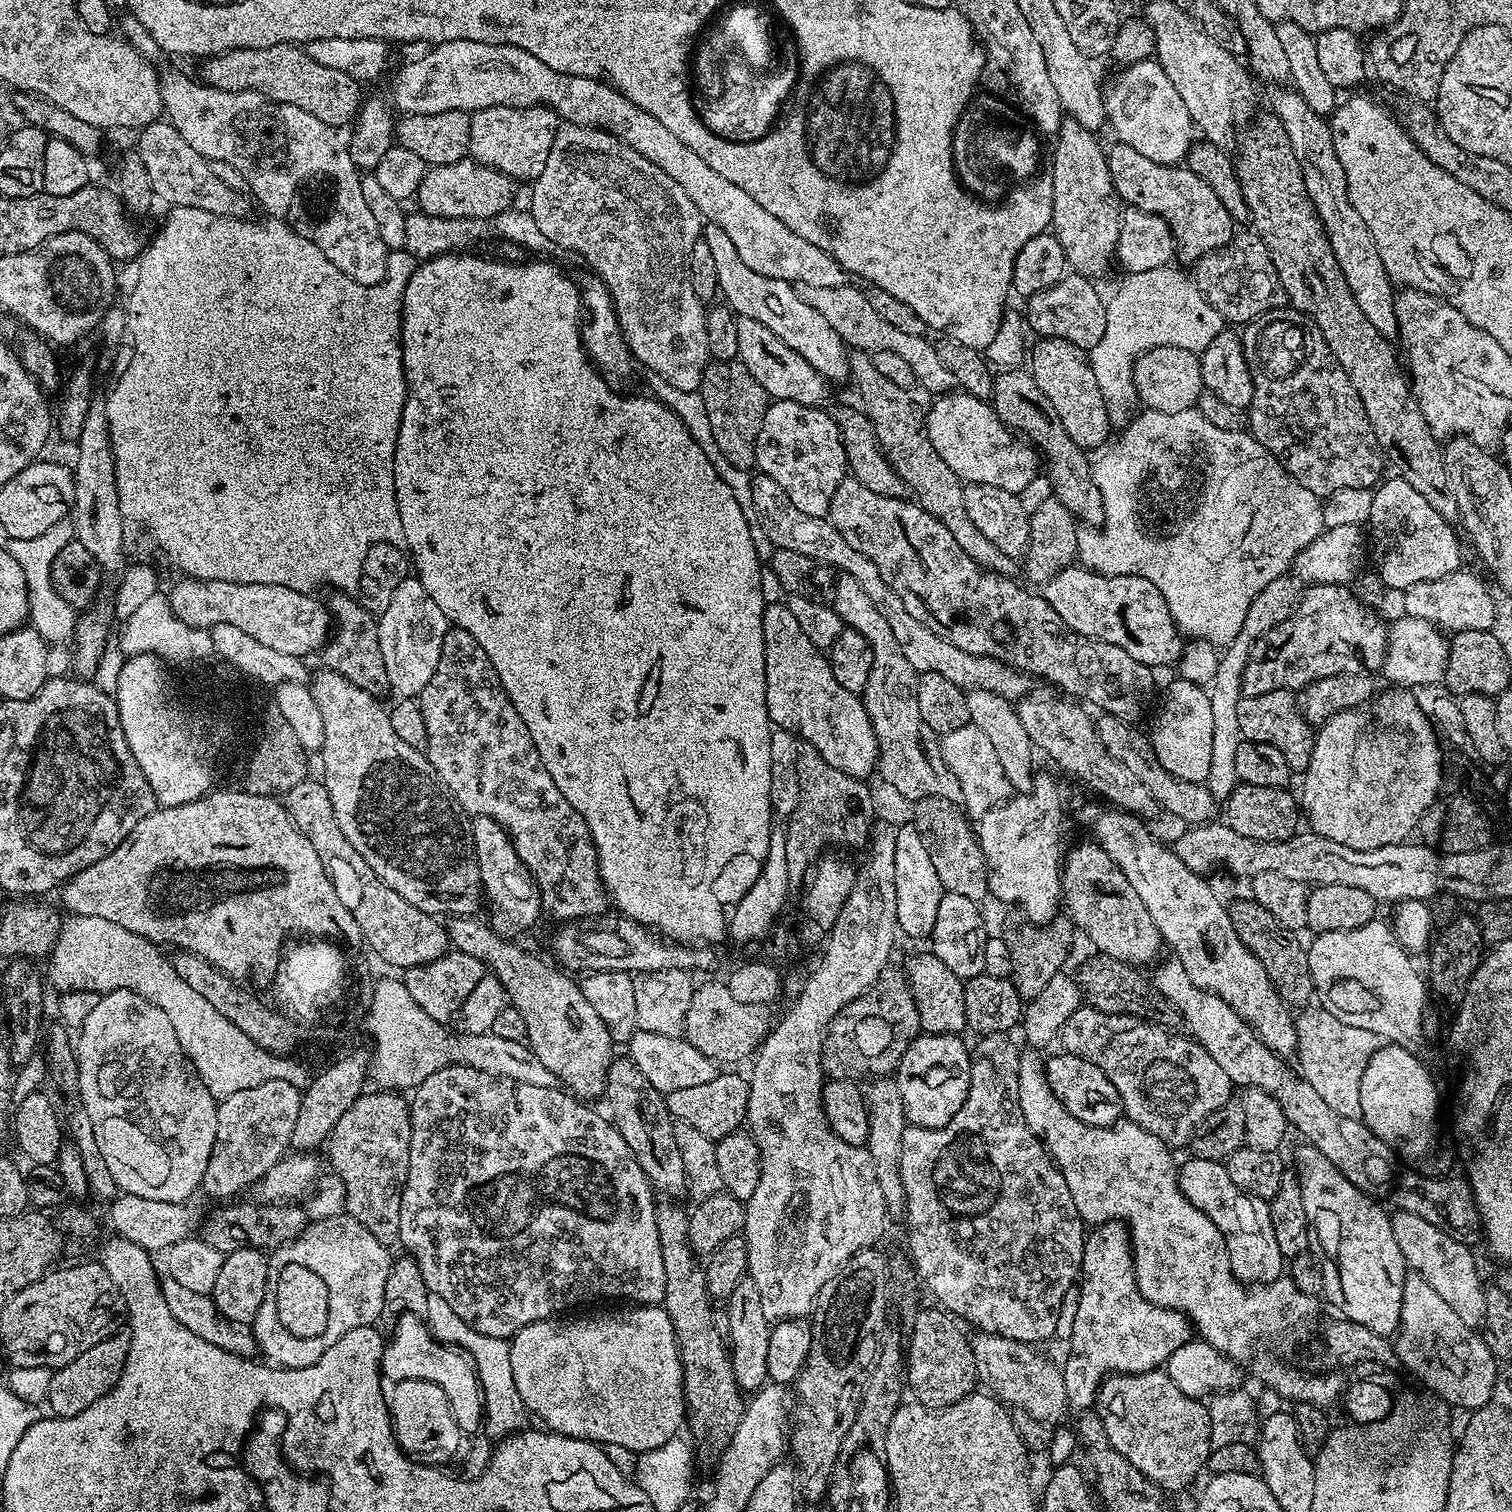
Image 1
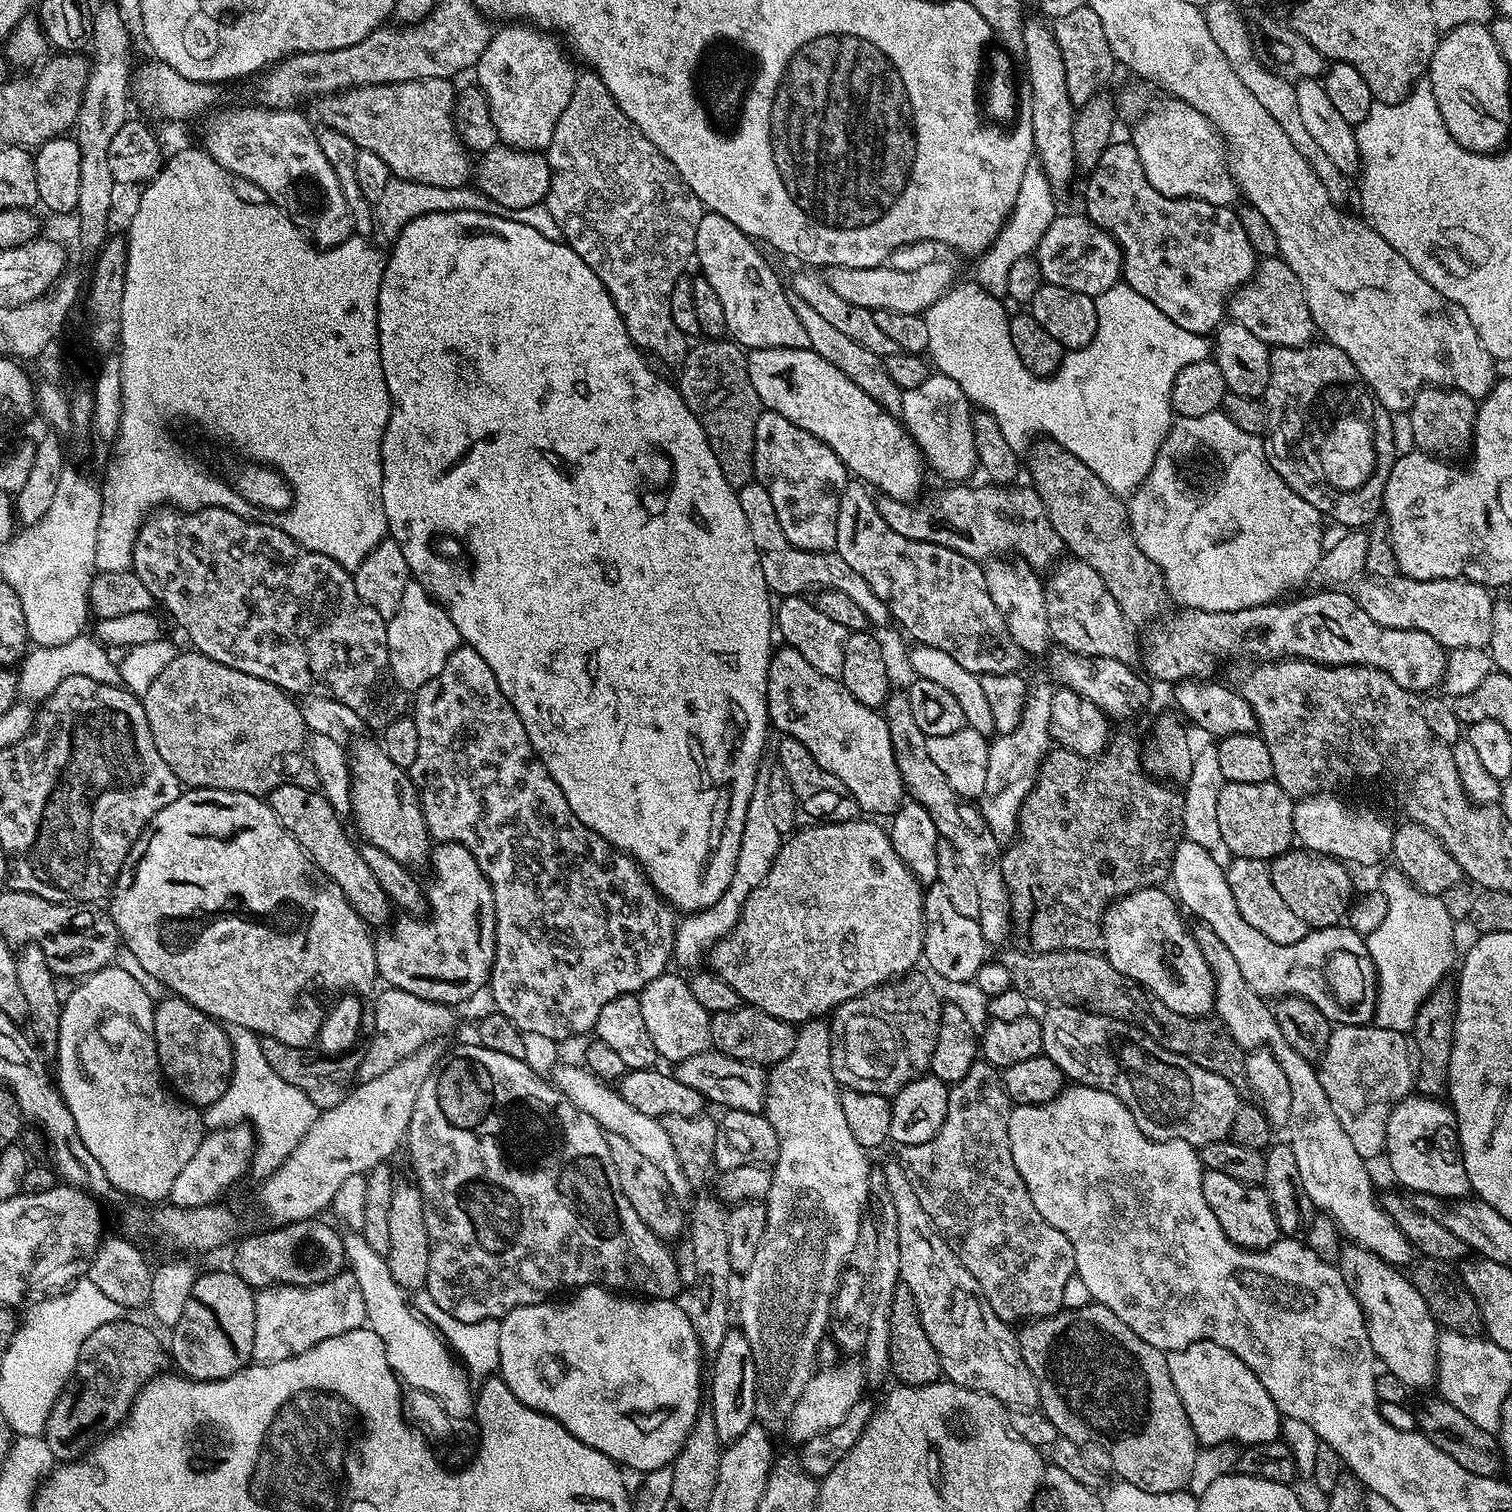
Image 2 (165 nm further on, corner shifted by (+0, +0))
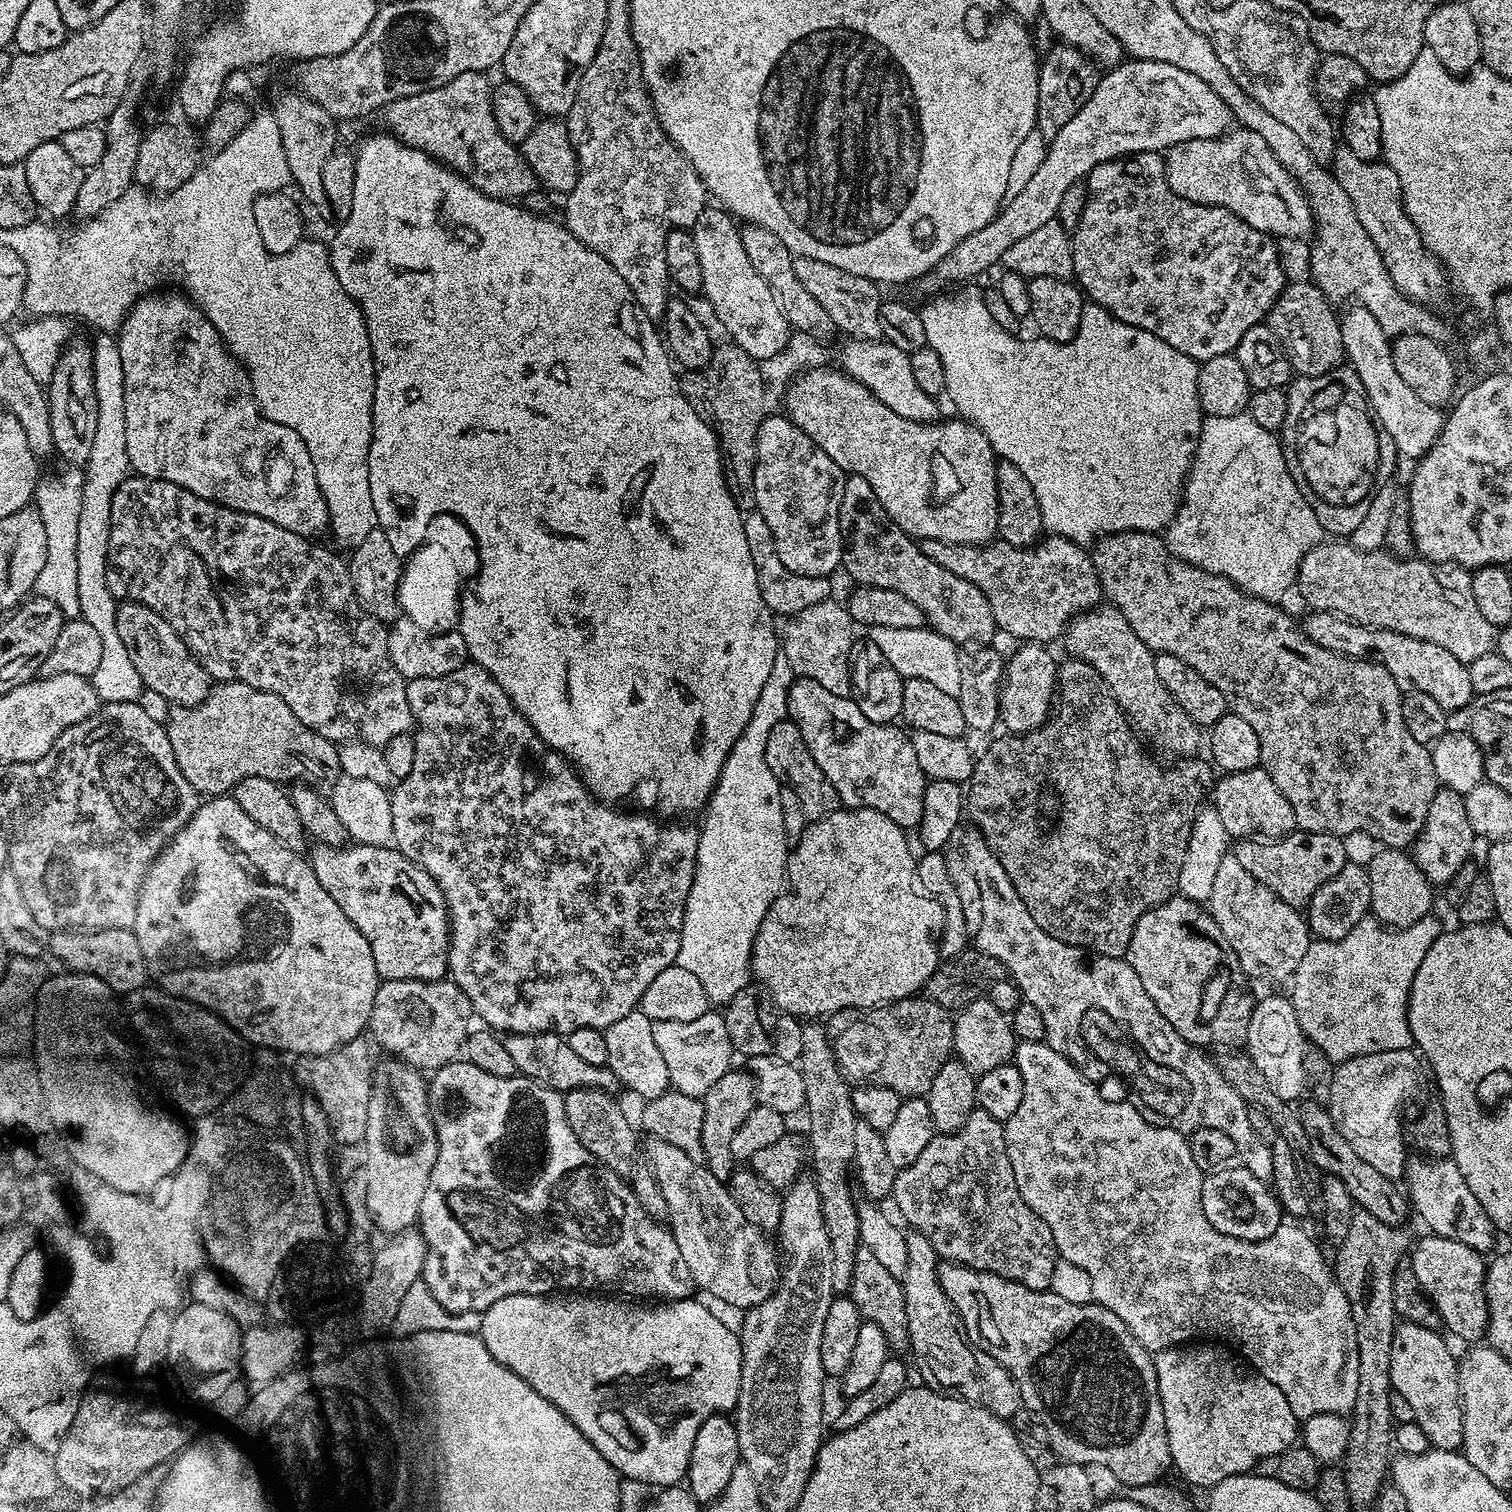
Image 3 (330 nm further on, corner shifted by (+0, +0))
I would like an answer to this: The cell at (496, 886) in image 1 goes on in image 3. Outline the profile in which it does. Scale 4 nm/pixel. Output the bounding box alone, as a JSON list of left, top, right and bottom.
[310,842,450,980]

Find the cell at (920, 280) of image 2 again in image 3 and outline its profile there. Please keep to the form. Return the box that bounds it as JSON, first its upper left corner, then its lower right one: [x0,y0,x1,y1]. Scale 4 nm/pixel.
[927,59,1234,290]

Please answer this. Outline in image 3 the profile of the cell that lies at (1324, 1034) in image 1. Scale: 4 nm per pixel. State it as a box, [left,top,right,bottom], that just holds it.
[1326,1048,1422,1182]

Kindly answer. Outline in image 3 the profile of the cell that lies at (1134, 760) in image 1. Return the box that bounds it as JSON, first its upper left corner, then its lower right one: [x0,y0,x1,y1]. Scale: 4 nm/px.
[998,642,1058,734]

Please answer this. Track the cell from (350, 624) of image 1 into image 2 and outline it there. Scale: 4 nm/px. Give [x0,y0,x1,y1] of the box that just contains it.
[131,506,410,730]

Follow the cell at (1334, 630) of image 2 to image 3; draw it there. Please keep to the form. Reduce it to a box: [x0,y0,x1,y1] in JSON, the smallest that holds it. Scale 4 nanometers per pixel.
[1302,610,1474,713]

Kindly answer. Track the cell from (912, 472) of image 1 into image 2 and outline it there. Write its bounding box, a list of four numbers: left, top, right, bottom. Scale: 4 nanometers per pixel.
[788,291,902,413]

